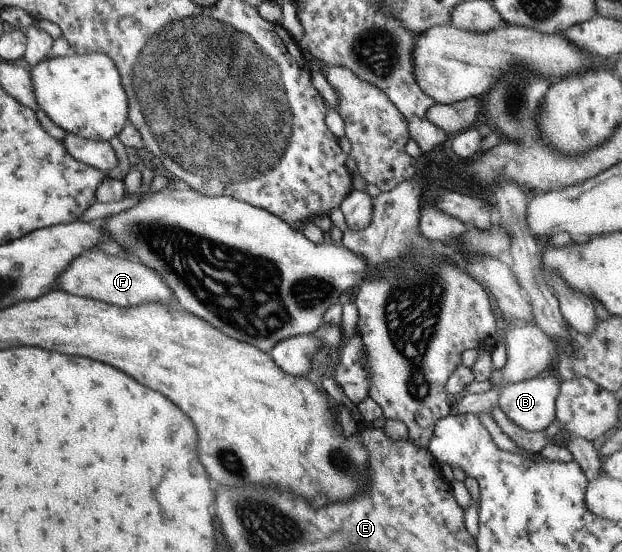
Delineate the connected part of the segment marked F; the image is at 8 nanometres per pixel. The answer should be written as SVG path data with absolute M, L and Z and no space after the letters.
M86 250L72 264L68 264L62 274L58 274L56 288L70 295L87 297L118 306L138 306L138 304L166 304L172 295L170 288L160 280L159 272L150 270L140 262L129 262L124 258L104 254L100 250Z

